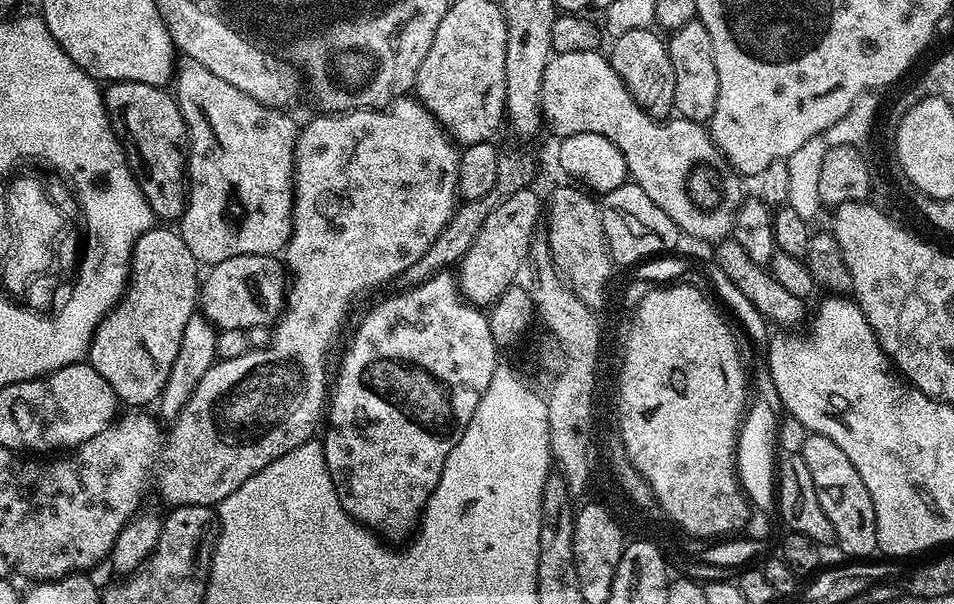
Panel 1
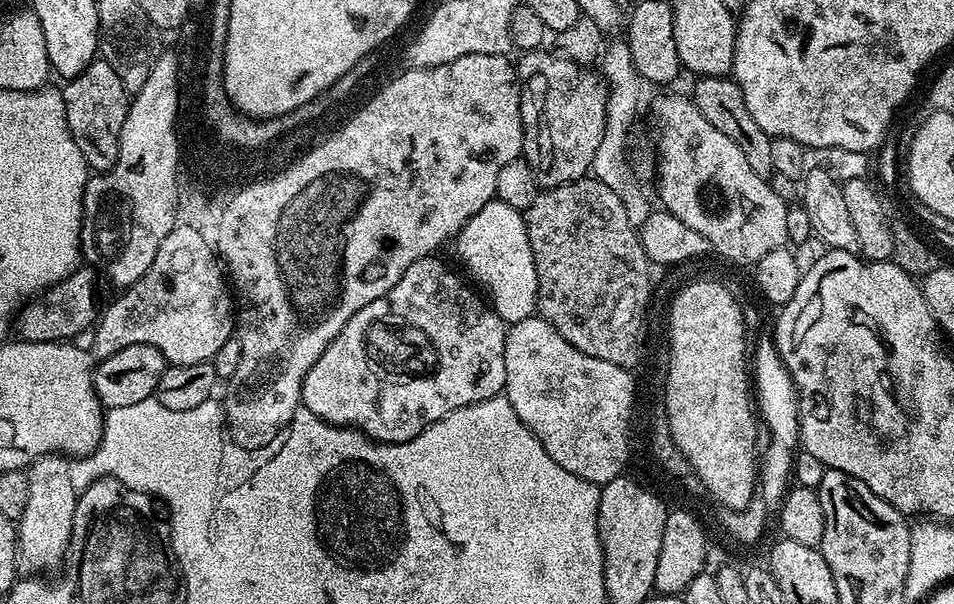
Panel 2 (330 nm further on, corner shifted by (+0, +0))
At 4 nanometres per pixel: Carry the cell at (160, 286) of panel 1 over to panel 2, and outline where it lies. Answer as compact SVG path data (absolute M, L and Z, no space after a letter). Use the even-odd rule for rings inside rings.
M77 267L76 271L71 272L65 280L47 289L43 298L36 298L25 303L18 313L19 339L34 342L46 342L47 340L68 342L89 327L88 332L98 320L95 275L97 276L97 273L91 267Z

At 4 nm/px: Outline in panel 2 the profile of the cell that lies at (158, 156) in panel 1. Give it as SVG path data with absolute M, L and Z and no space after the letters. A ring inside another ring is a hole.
M95 59L78 75L71 77L63 85L66 122L82 158L93 173L109 172L118 158L118 146L122 134L122 122L126 122L130 93L122 86L122 78L114 74L114 69L105 60Z

